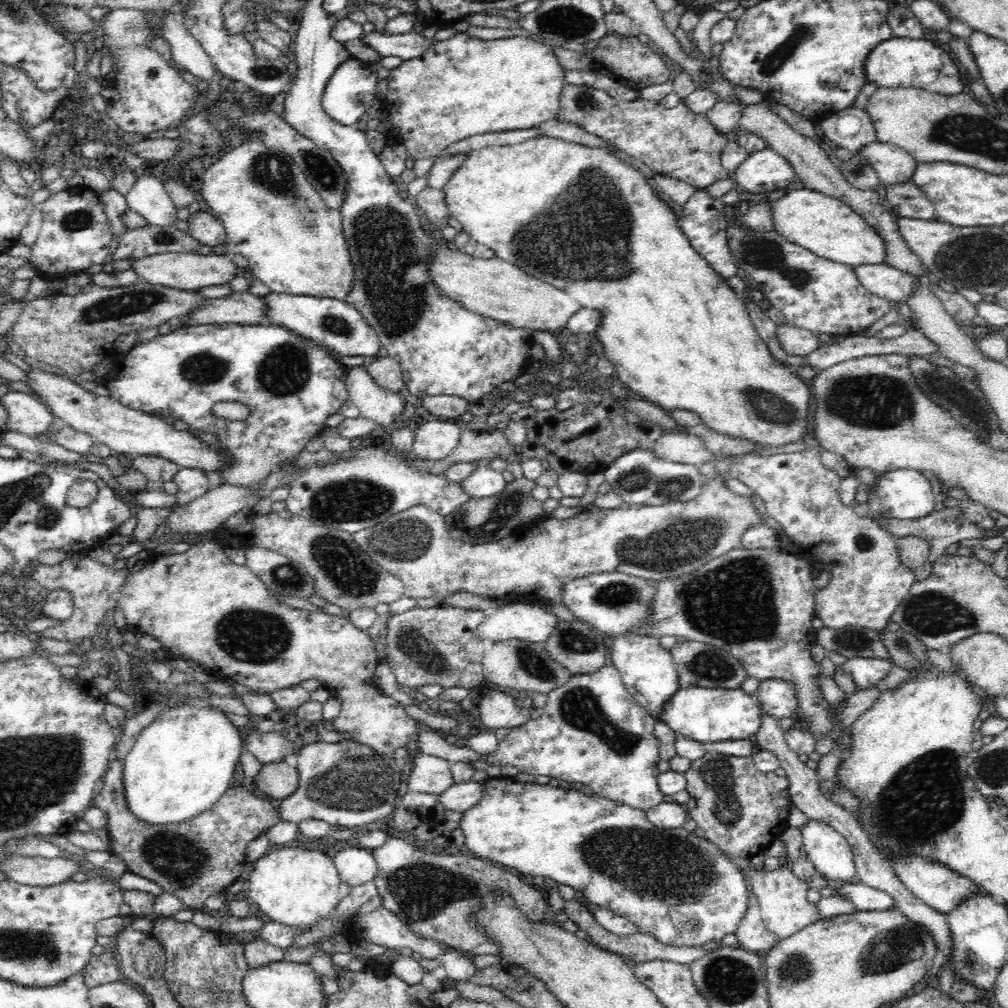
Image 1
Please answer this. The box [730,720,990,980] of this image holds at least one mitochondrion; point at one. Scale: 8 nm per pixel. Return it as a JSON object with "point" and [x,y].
{"point":[923,800]}

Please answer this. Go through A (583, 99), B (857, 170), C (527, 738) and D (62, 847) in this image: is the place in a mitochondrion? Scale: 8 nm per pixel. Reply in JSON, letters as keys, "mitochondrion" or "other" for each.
{"A":"mitochondrion","B":"mitochondrion","C":"other","D":"other"}

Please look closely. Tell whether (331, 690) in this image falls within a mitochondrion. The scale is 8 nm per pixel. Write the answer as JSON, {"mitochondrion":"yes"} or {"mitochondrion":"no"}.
{"mitochondrion":"no"}

